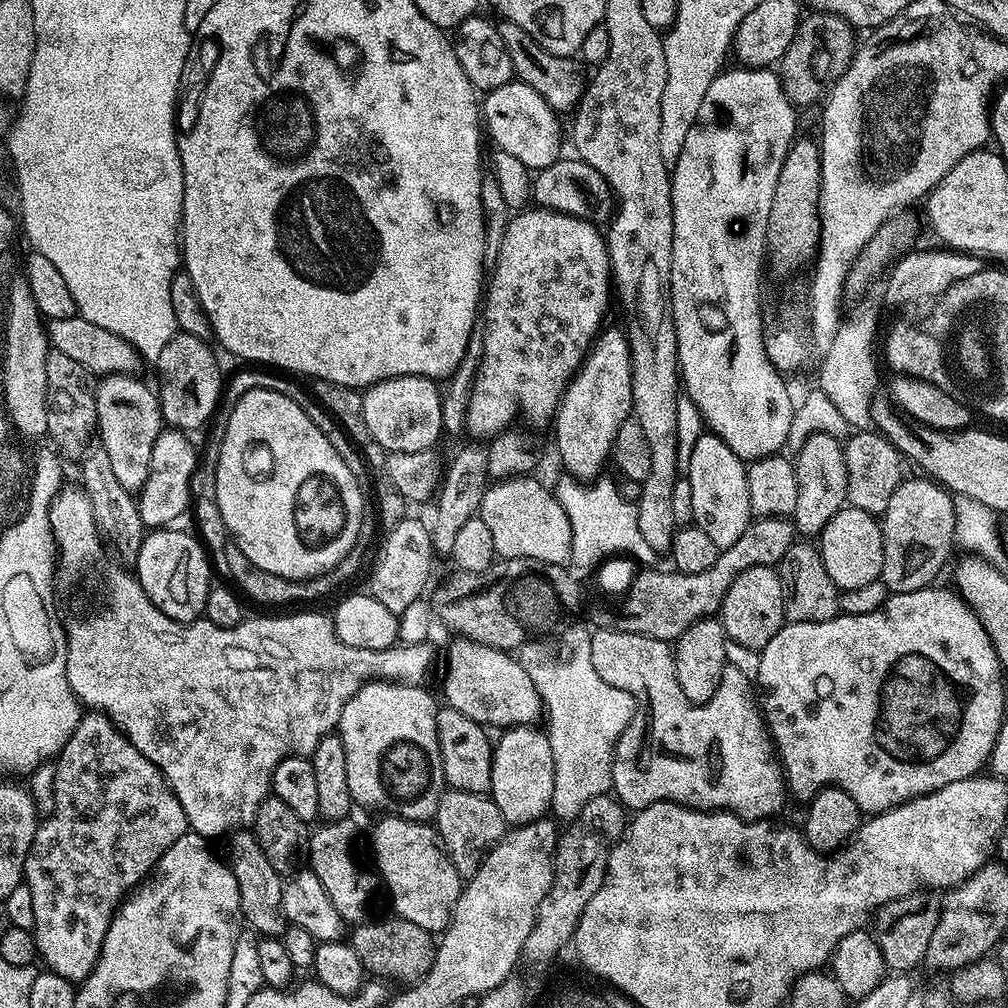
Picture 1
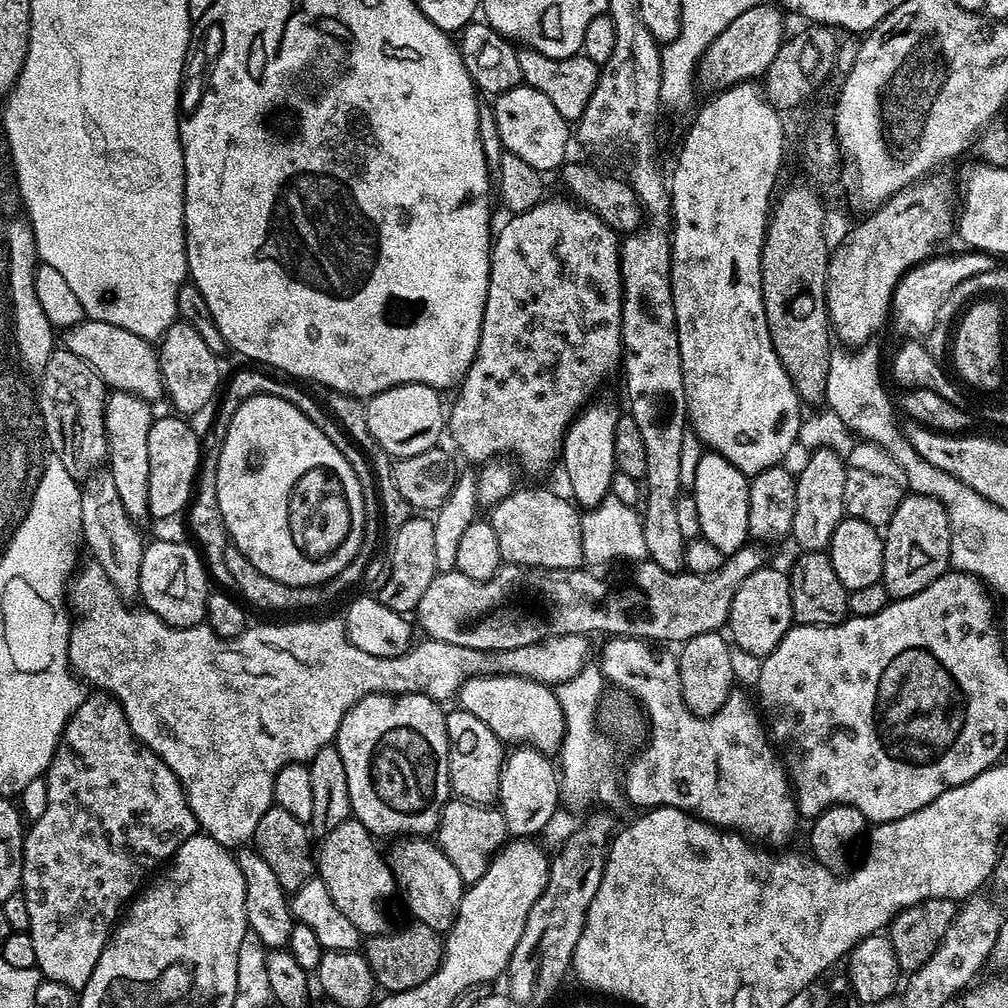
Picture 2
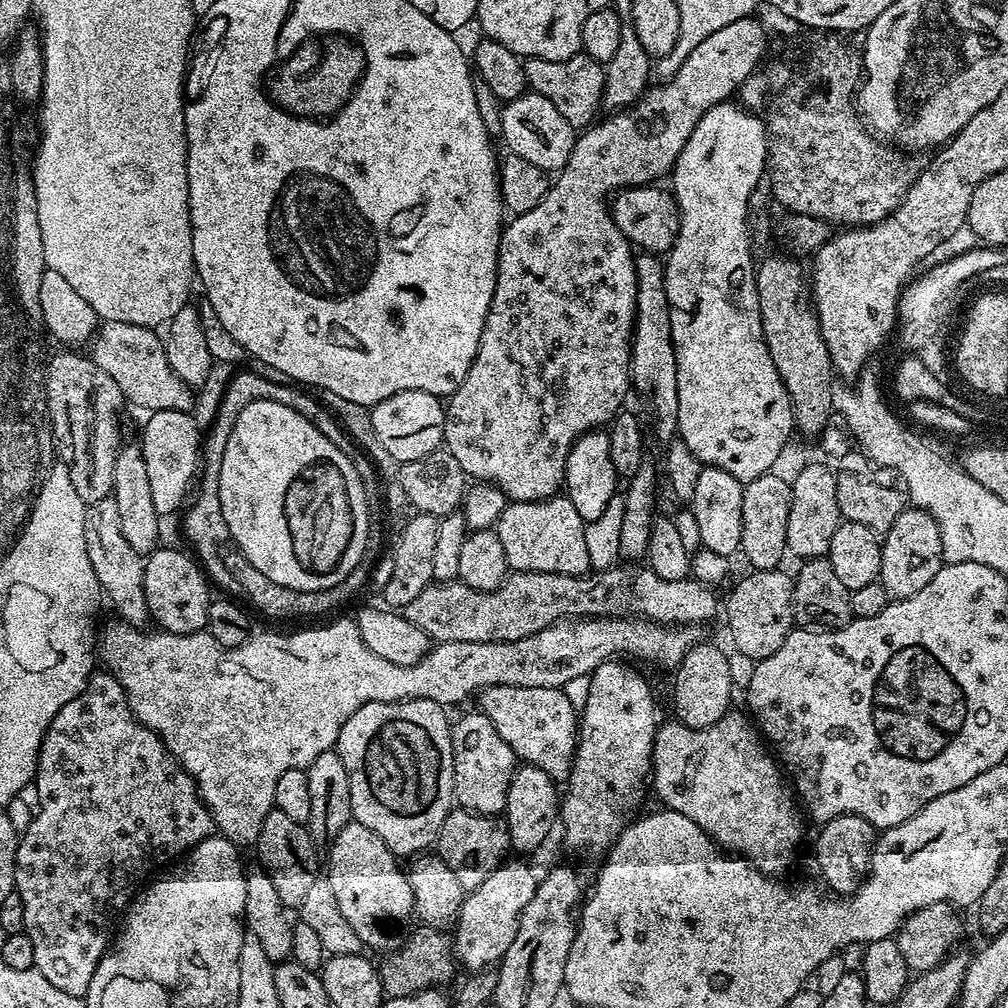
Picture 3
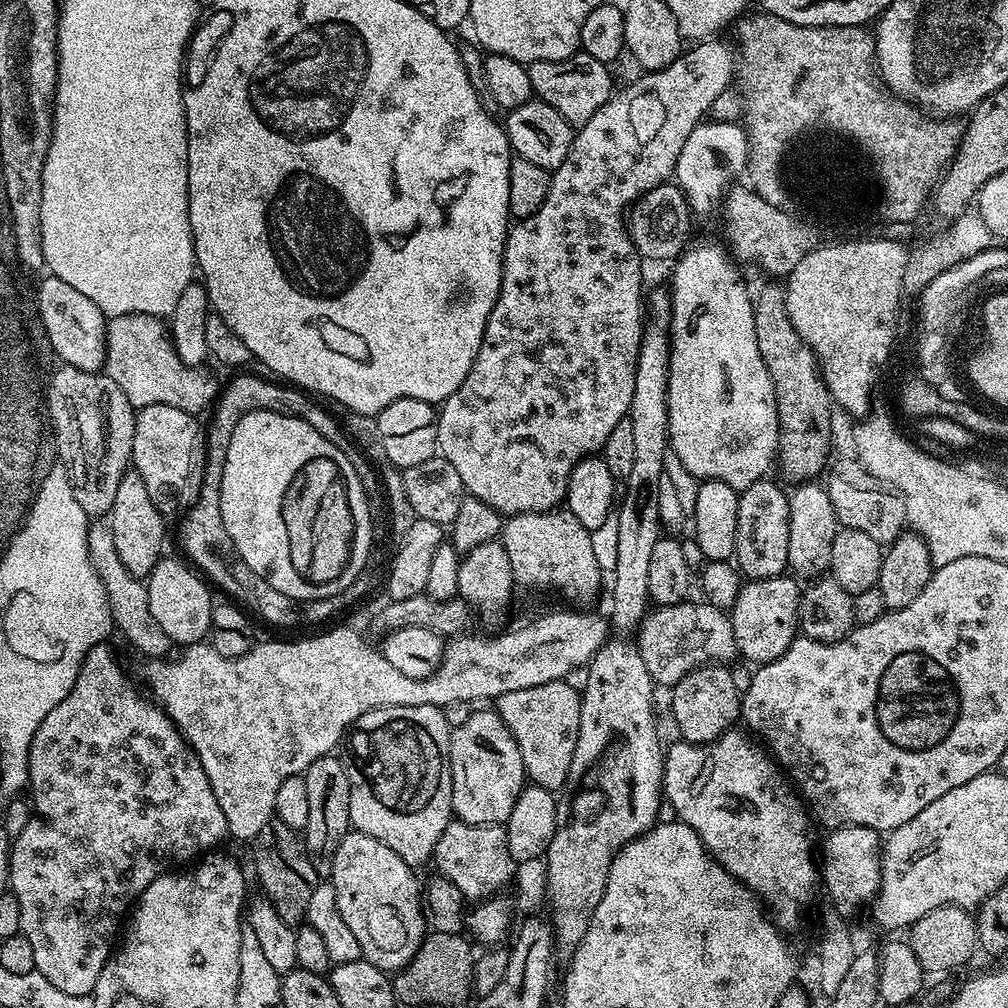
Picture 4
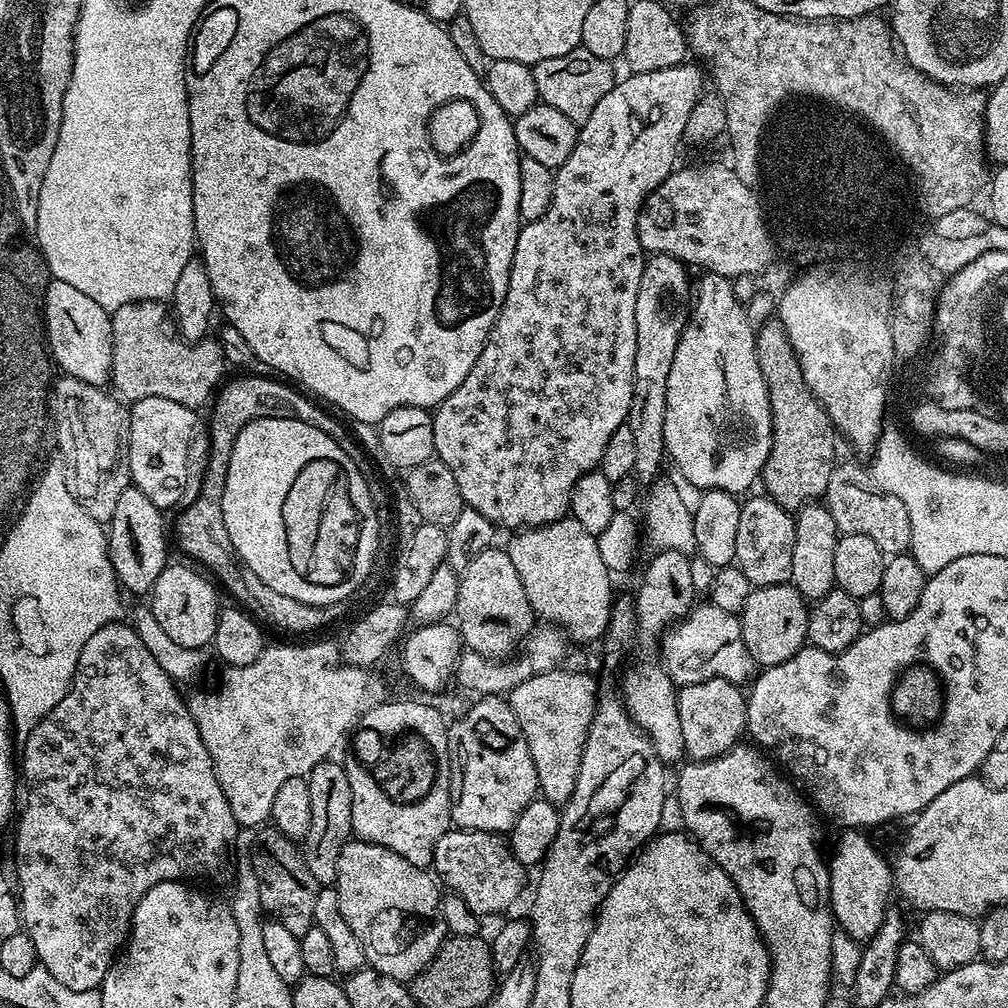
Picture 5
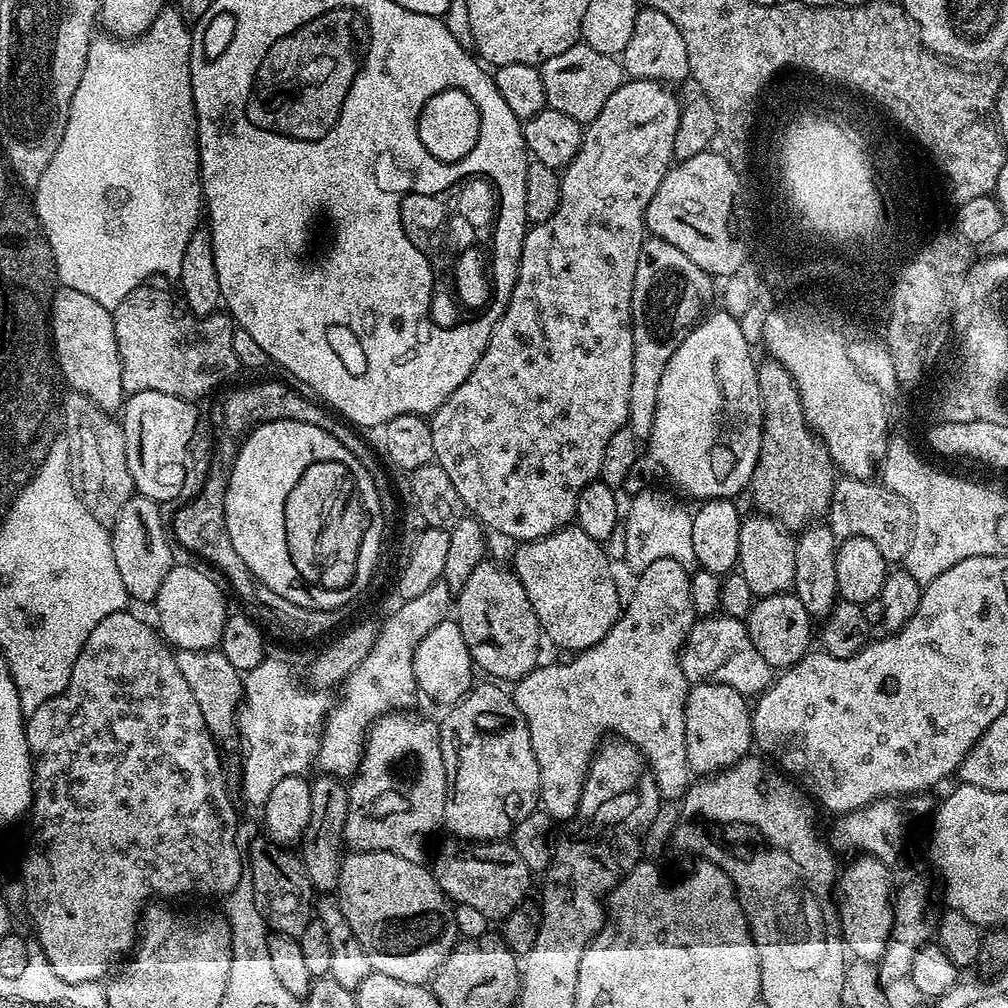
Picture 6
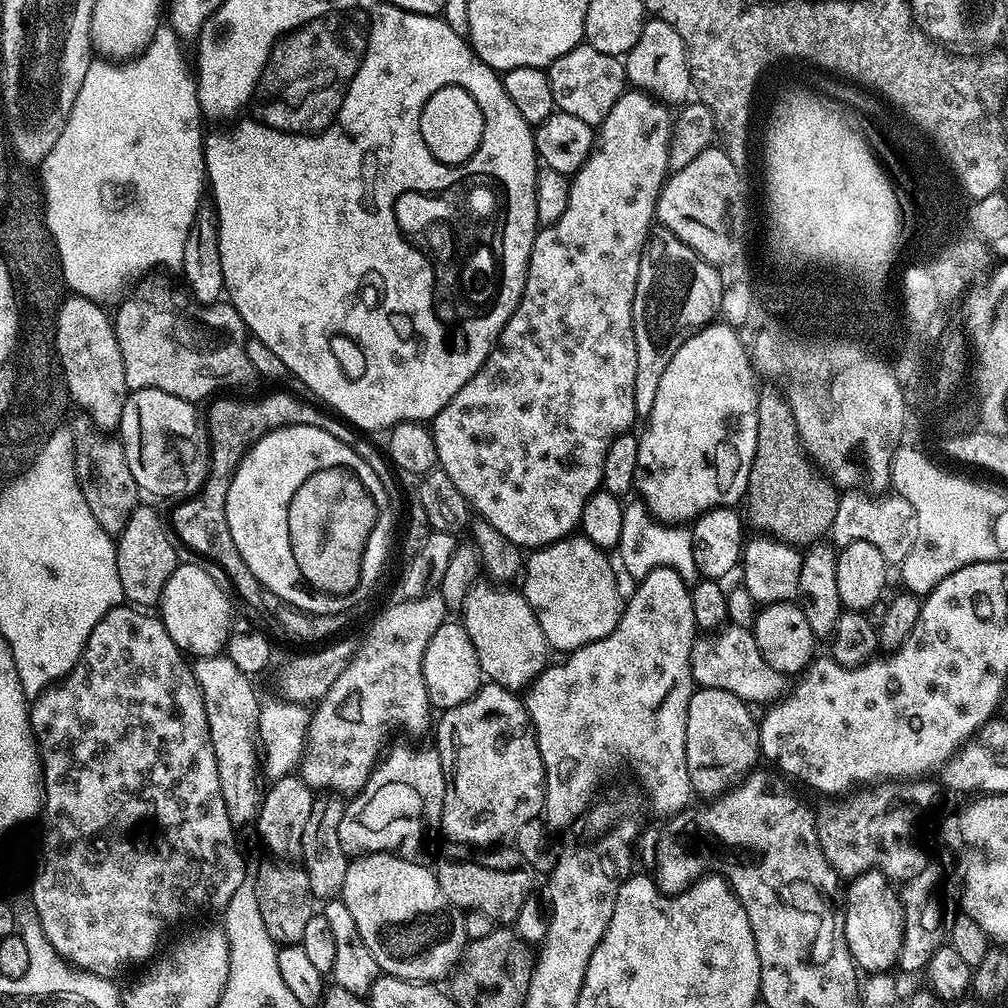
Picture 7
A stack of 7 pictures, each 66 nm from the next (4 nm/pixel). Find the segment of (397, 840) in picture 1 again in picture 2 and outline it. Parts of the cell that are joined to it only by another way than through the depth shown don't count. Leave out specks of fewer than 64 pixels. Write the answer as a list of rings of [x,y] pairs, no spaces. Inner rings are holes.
[[[410,836],[395,841],[392,849],[387,849],[386,859],[392,877],[396,879],[399,895],[404,895],[404,904],[413,912],[415,919],[421,924],[430,926],[435,932],[447,933],[456,920],[456,911],[464,897],[465,882],[454,870],[454,862],[446,858],[446,854],[435,839],[422,836]]]

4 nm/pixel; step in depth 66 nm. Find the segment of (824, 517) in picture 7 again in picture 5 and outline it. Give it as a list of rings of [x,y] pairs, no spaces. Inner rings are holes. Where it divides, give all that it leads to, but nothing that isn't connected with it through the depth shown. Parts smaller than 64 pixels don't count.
[[[779,319],[765,320],[755,329],[755,334],[758,370],[762,370],[768,387],[772,411],[772,445],[762,473],[763,491],[778,506],[799,510],[823,497],[826,482],[830,482],[830,474],[838,466],[838,436],[832,419],[802,378],[800,357],[794,346],[790,346],[790,338]]]

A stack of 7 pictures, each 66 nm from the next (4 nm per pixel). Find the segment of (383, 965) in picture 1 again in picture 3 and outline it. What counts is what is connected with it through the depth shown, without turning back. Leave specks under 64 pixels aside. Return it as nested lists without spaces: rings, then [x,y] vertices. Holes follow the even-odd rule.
[[[416,926],[416,929],[411,932],[412,929],[407,933],[406,939],[399,945],[398,950],[389,951],[381,959],[385,960],[379,961],[380,986],[385,997],[406,998],[424,992],[427,988],[439,989],[444,986],[440,984],[448,984],[452,980],[453,937],[448,932],[423,926]]]

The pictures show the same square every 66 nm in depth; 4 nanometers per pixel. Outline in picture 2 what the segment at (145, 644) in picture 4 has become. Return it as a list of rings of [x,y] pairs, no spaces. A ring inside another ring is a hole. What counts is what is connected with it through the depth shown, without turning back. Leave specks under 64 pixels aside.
[[[102,472],[98,478],[89,479],[82,488],[80,505],[80,534],[92,552],[91,557],[106,571],[112,585],[119,590],[124,599],[133,599],[140,591],[142,554],[145,543],[142,542],[135,521],[126,514],[126,508],[115,489],[111,473]]]

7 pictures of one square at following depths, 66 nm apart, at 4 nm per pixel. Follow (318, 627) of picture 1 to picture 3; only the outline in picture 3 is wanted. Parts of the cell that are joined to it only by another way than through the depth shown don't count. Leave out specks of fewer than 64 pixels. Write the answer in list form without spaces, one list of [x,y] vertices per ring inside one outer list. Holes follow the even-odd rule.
[[[116,618],[113,619],[113,624],[103,625],[102,628],[102,639],[98,644],[98,656],[104,659],[103,667],[107,671],[111,672],[118,683],[122,686],[122,690],[126,694],[128,699],[128,705],[132,708],[132,713],[142,721],[142,723],[148,727],[154,734],[158,734],[158,738],[171,752],[172,757],[178,761],[189,774],[192,775],[192,780],[196,784],[197,790],[200,792],[200,797],[204,799],[204,804],[208,807],[208,813],[212,815],[212,823],[215,831],[219,835],[225,836],[231,844],[237,846],[248,846],[255,845],[258,834],[262,830],[262,822],[266,818],[266,814],[271,812],[274,807],[274,790],[278,787],[278,778],[282,778],[282,774],[286,774],[286,770],[294,770],[295,768],[308,769],[310,762],[314,762],[314,758],[318,758],[318,754],[323,752],[333,751],[336,747],[336,739],[338,734],[342,730],[342,726],[346,722],[346,718],[350,718],[350,714],[354,714],[354,710],[358,710],[362,706],[366,706],[370,702],[390,702],[391,704],[397,704],[399,700],[432,700],[435,704],[443,704],[445,706],[451,706],[451,704],[460,704],[467,696],[475,697],[477,694],[484,691],[484,689],[490,686],[542,686],[543,688],[563,688],[566,682],[570,682],[574,678],[579,676],[588,676],[593,672],[599,664],[604,660],[611,660],[617,654],[624,654],[620,652],[630,652],[634,656],[638,656],[640,659],[645,660],[648,664],[657,664],[660,668],[668,668],[668,670],[675,670],[676,667],[682,662],[682,658],[686,655],[688,650],[694,645],[701,643],[702,636],[700,636],[701,629],[696,626],[673,626],[671,624],[656,624],[653,620],[646,620],[643,618],[565,618],[556,624],[546,626],[546,630],[538,630],[534,634],[530,634],[526,638],[518,638],[517,640],[495,640],[494,642],[446,642],[445,644],[437,643],[435,646],[429,647],[427,654],[423,656],[418,662],[414,662],[414,666],[397,666],[395,662],[386,662],[386,658],[378,658],[378,654],[374,654],[374,650],[370,650],[370,646],[366,646],[366,642],[362,642],[362,634],[358,630],[355,619],[349,618],[349,620],[336,620],[333,624],[324,624],[321,628],[304,628],[301,632],[260,632],[257,631],[255,634],[248,637],[248,641],[242,646],[237,648],[223,648],[218,642],[214,642],[214,638],[208,631],[203,632],[191,632],[190,634],[174,634],[173,632],[166,632],[163,630],[155,630],[156,632],[148,632],[143,627],[129,627],[123,622],[123,620]]]

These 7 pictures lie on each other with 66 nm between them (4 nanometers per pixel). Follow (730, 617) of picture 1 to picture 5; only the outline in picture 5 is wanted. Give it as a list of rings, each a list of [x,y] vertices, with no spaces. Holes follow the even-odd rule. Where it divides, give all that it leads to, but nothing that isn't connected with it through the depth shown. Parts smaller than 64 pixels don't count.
[[[790,582],[753,588],[750,598],[746,598],[746,606],[738,615],[742,626],[742,638],[746,642],[746,650],[750,650],[757,666],[761,669],[778,666],[782,662],[786,662],[786,658],[794,658],[794,654],[798,654],[800,649],[805,647],[808,639],[808,609],[809,605],[803,594]]]

